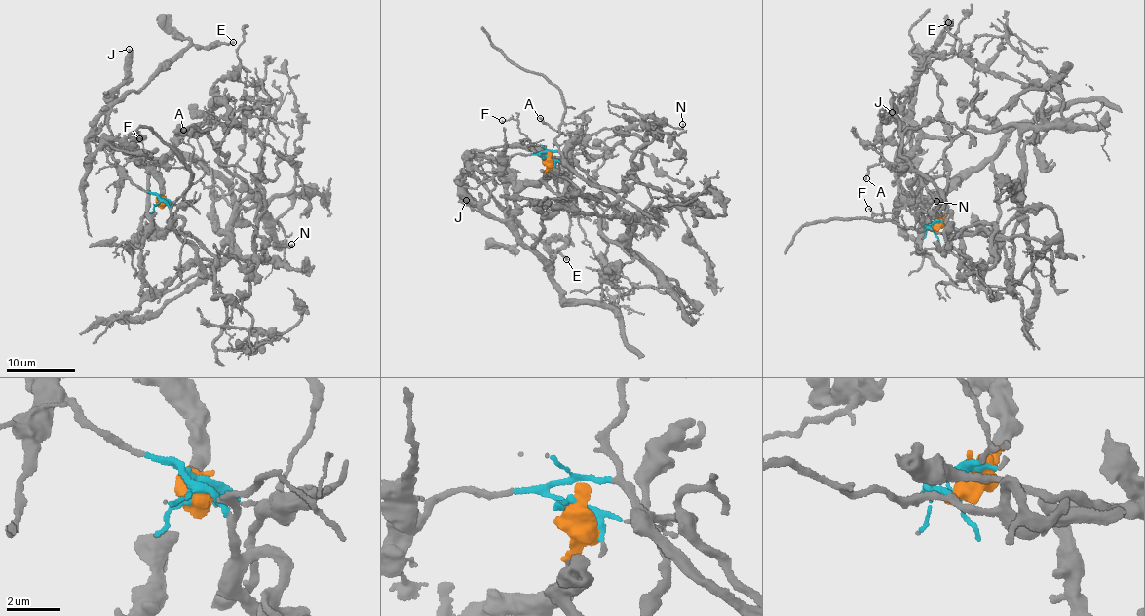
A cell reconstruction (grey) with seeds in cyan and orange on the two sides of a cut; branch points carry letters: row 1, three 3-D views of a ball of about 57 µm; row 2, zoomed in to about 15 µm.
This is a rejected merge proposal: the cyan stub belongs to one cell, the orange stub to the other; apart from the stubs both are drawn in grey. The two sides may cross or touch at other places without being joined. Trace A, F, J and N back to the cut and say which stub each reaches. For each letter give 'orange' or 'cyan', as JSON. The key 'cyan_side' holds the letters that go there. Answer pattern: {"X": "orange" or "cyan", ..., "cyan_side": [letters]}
{"A": "cyan", "F": "cyan", "J": "orange", "N": "cyan", "cyan_side": ["A", "F", "N"]}

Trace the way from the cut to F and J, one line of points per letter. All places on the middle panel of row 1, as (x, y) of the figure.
F: (546, 155), (567, 165), (569, 163), (537, 151), (515, 120), (502, 120)
J: (548, 155), (543, 182), (523, 188), (504, 219), (485, 215), (462, 190), (473, 204), (466, 200)

